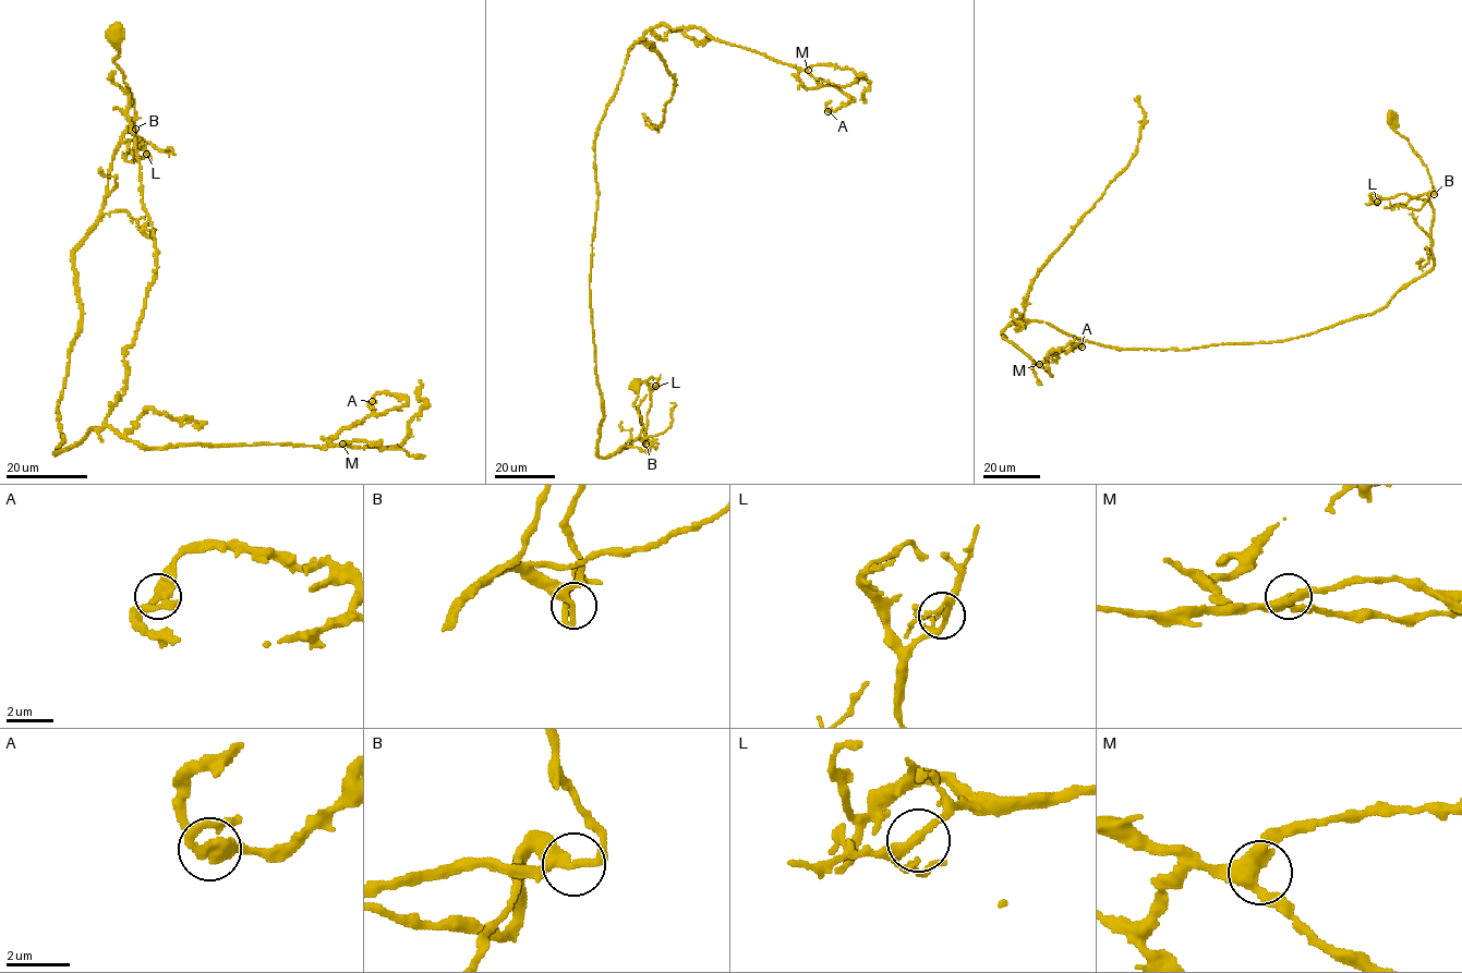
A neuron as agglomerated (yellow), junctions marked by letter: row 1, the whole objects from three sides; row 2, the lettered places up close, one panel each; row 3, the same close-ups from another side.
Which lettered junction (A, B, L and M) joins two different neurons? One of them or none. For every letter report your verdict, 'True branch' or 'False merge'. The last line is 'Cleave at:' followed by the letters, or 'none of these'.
A: True branch
B: True branch
L: True branch
M: True branch
Cleave at: none of these

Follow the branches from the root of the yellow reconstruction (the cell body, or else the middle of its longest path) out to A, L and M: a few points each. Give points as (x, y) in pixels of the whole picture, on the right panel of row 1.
A: (1391, 118), (1436, 193), (1434, 268), (1386, 306), (1183, 350), (1022, 318), (1002, 332), (1038, 364), (1082, 347)
L: (1391, 118), (1394, 129), (1408, 140), (1426, 168), (1436, 193), (1417, 196), (1399, 194), (1377, 202)
M: (1391, 118), (1436, 193), (1434, 268), (1386, 306), (1183, 350), (1014, 320), (1003, 339), (1039, 364)

